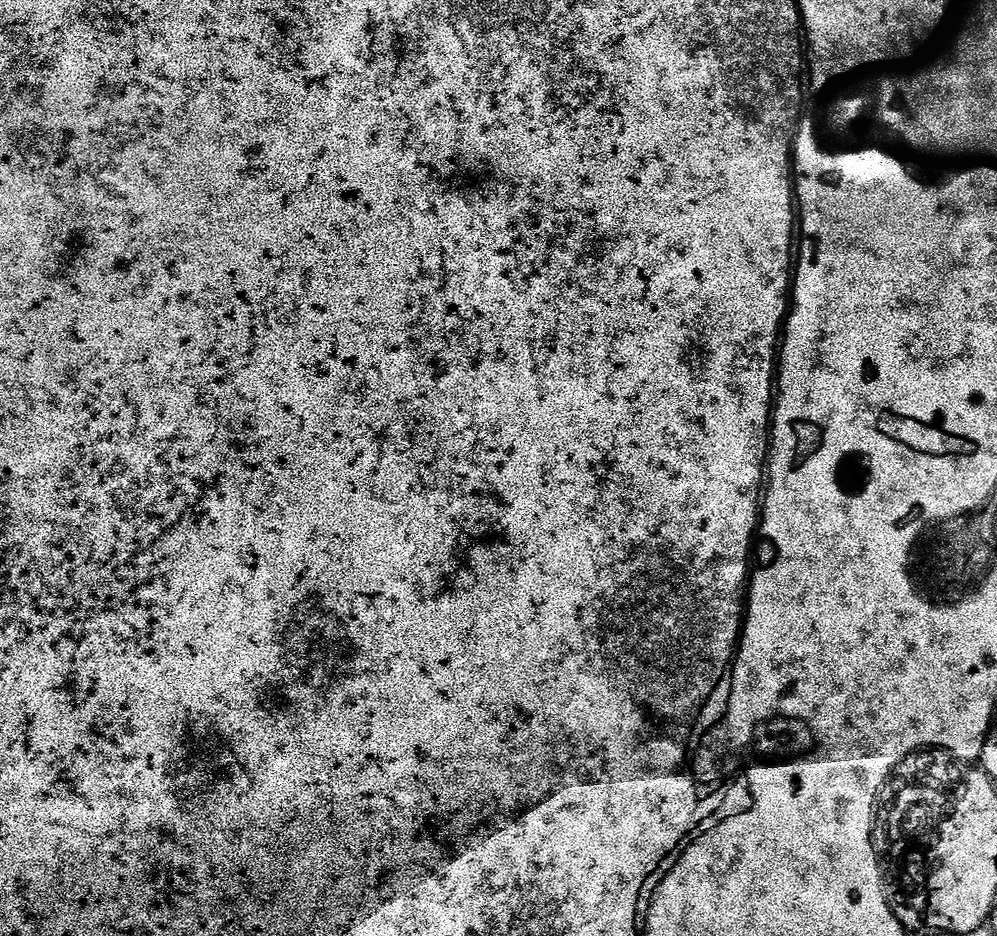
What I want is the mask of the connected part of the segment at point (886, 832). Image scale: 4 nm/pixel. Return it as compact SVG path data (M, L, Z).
M921 750L901 762L884 786L874 817L876 857L880 860L880 872L884 876L884 893L890 910L899 917L920 912L932 893L932 880L940 868L942 845L956 832L956 811L960 808L960 792L968 776L977 771L971 763L957 760L939 750Z

